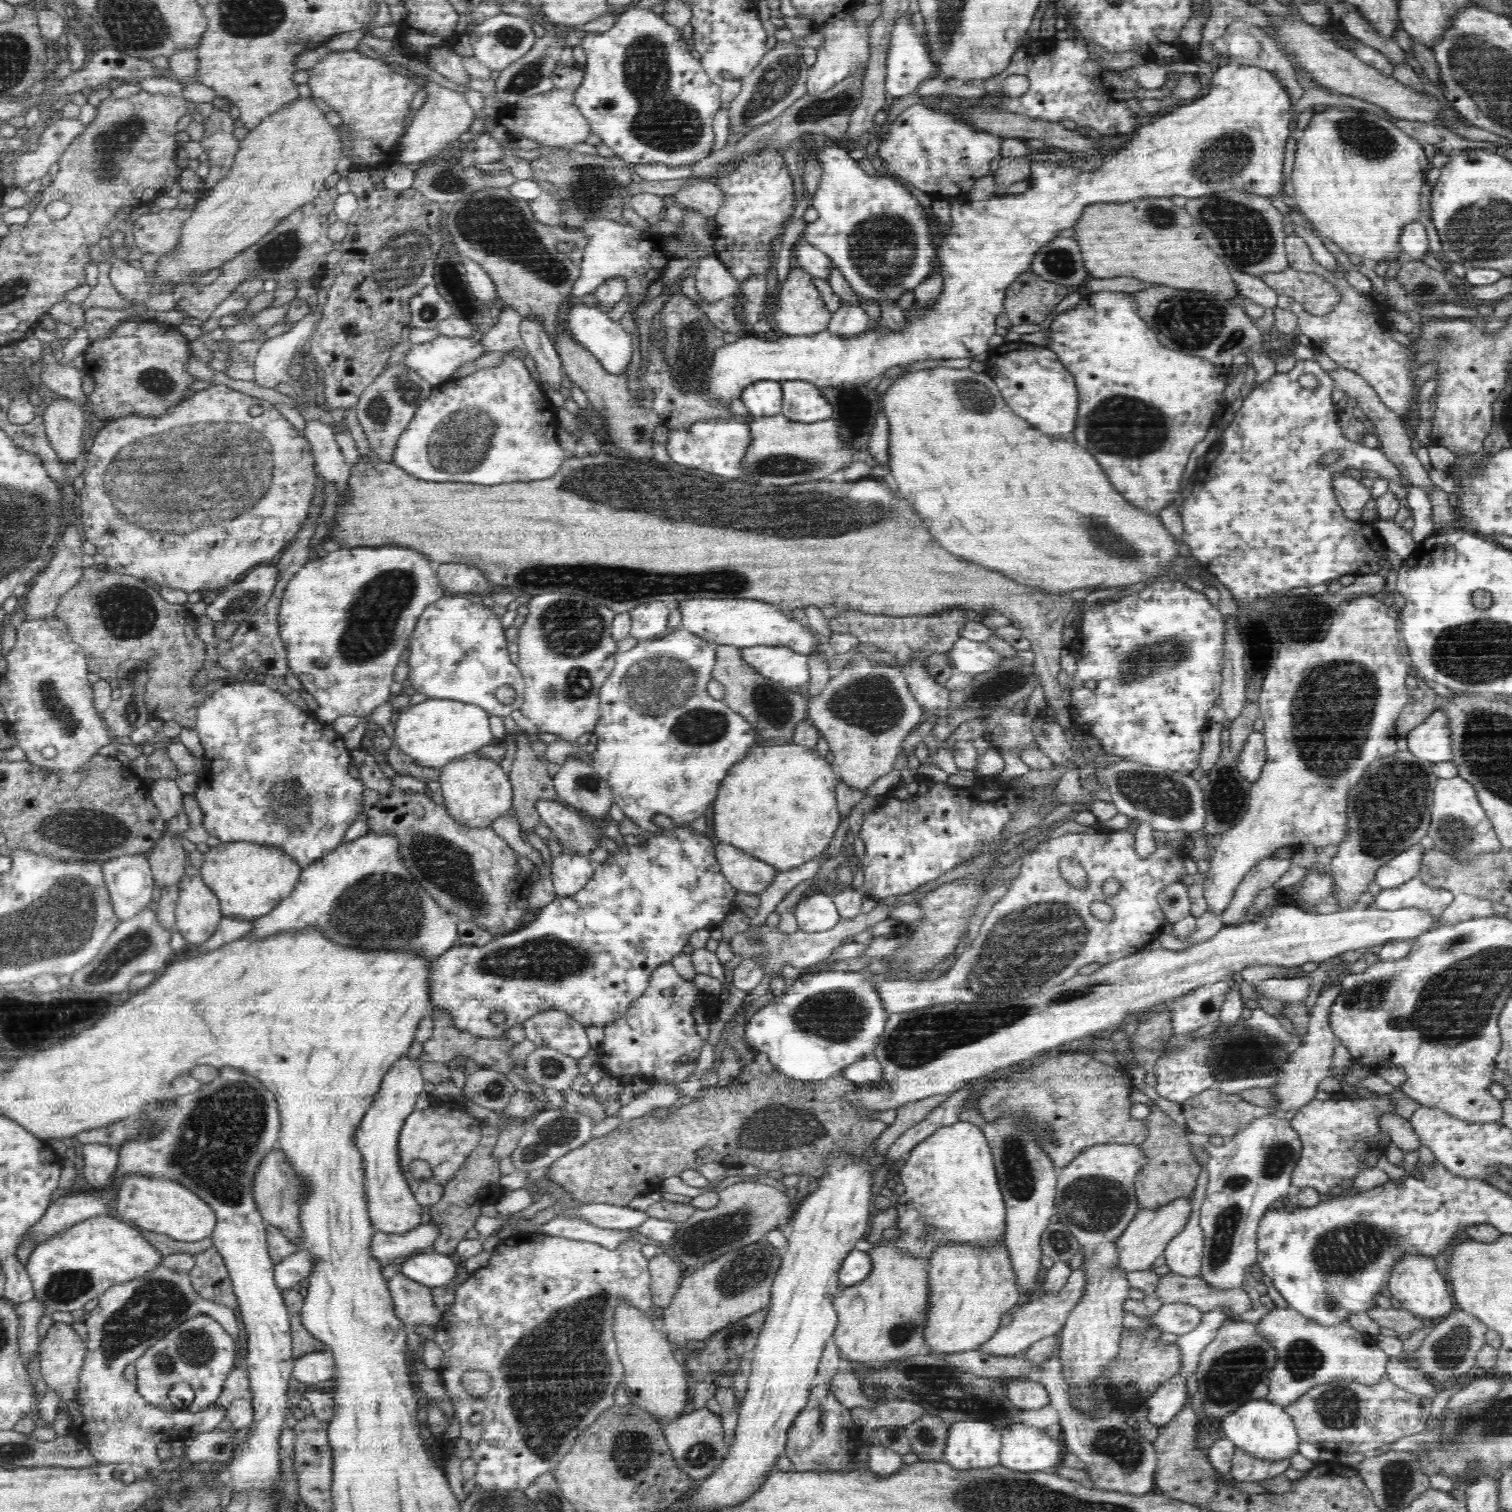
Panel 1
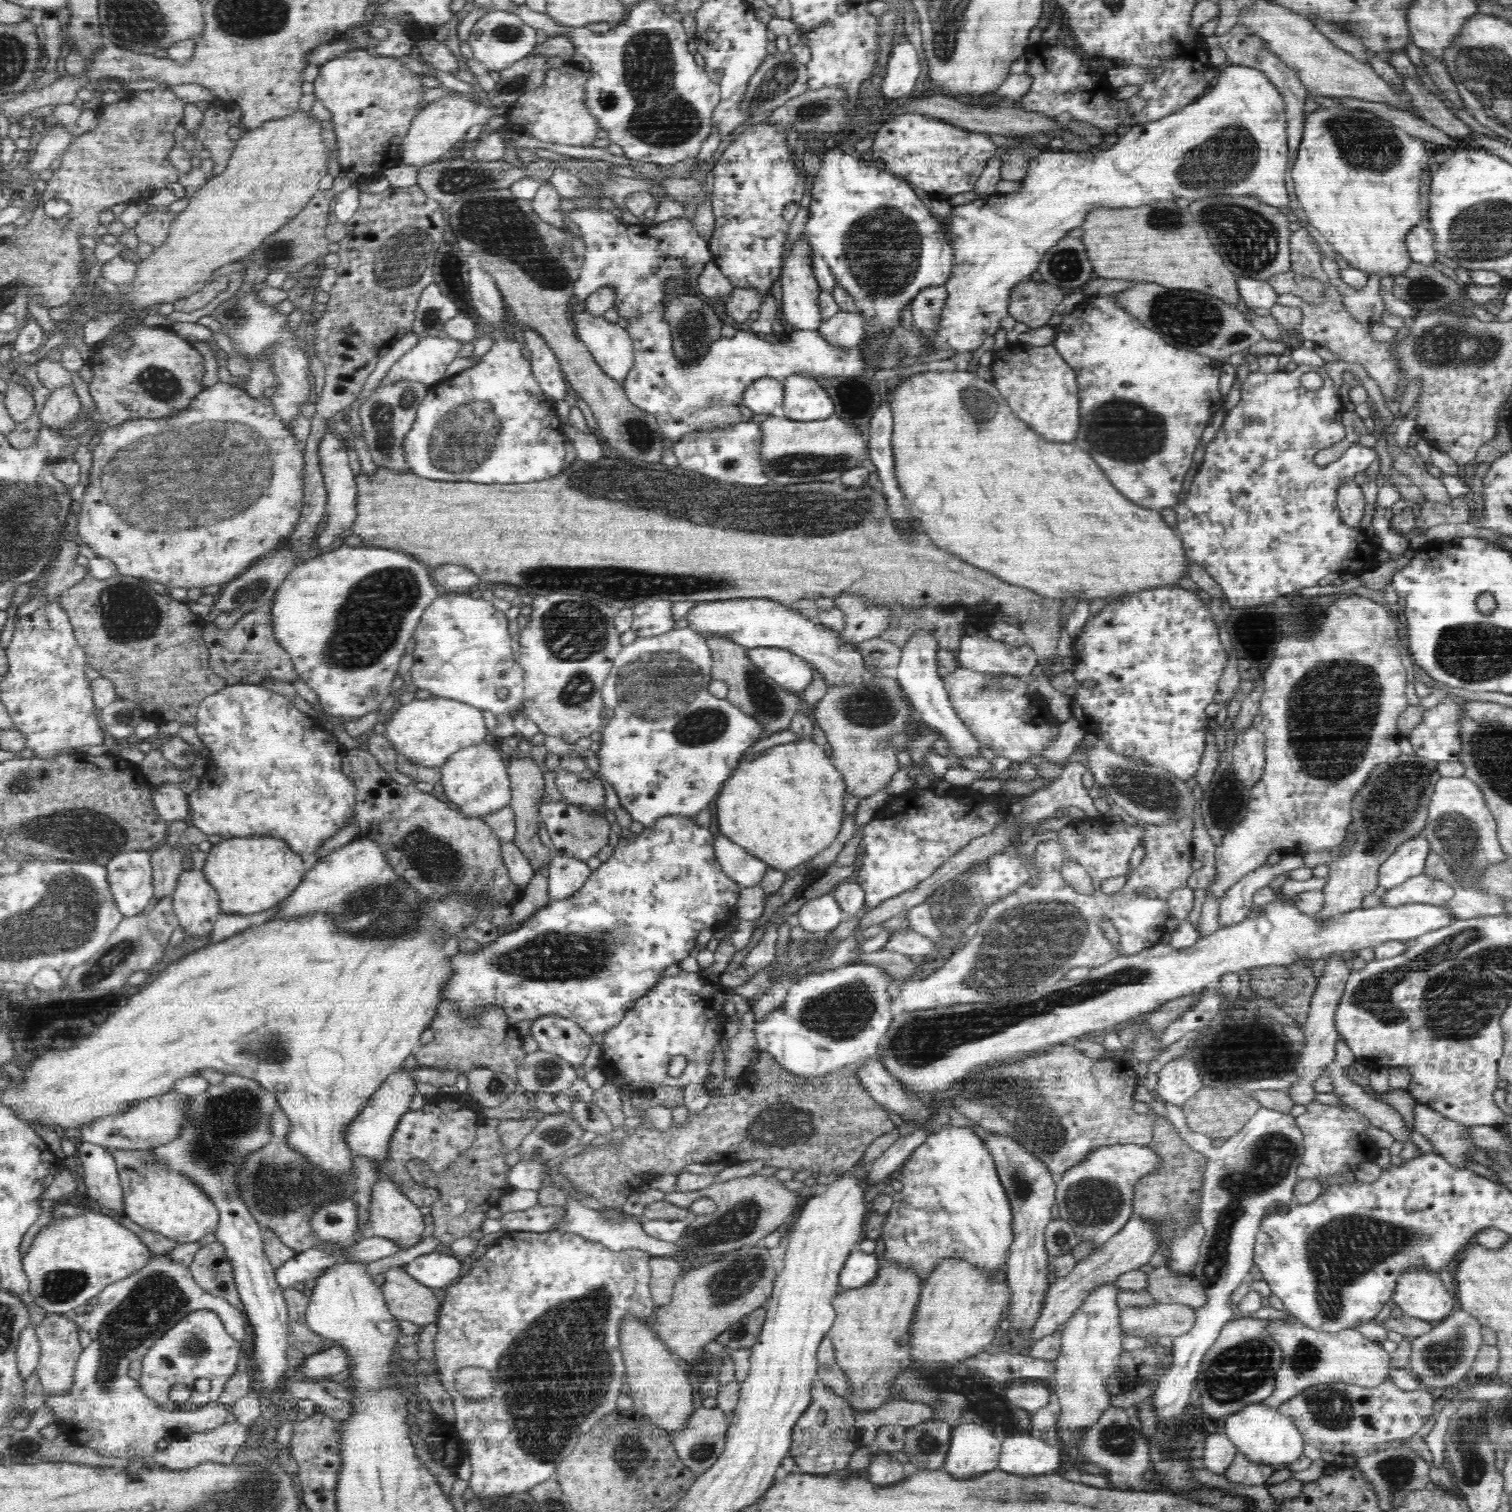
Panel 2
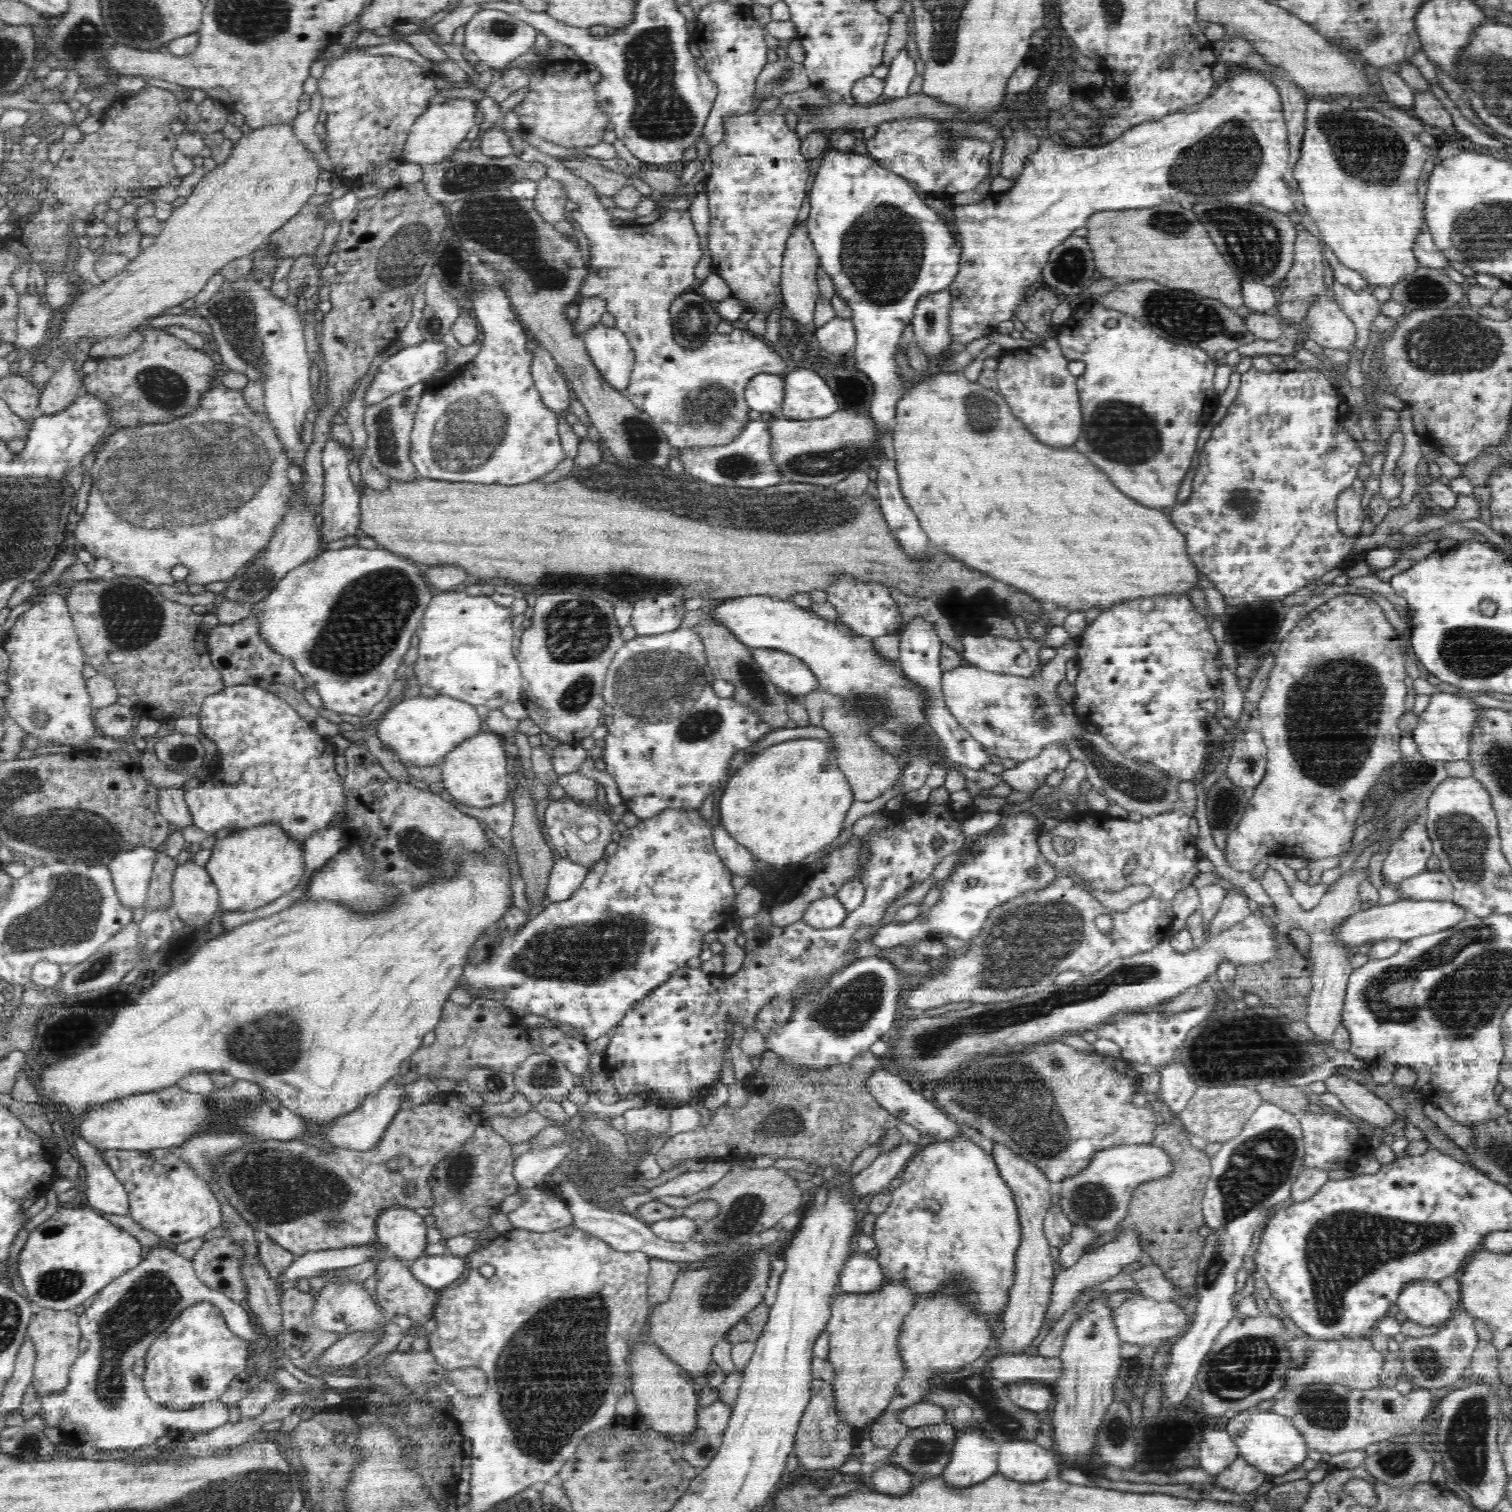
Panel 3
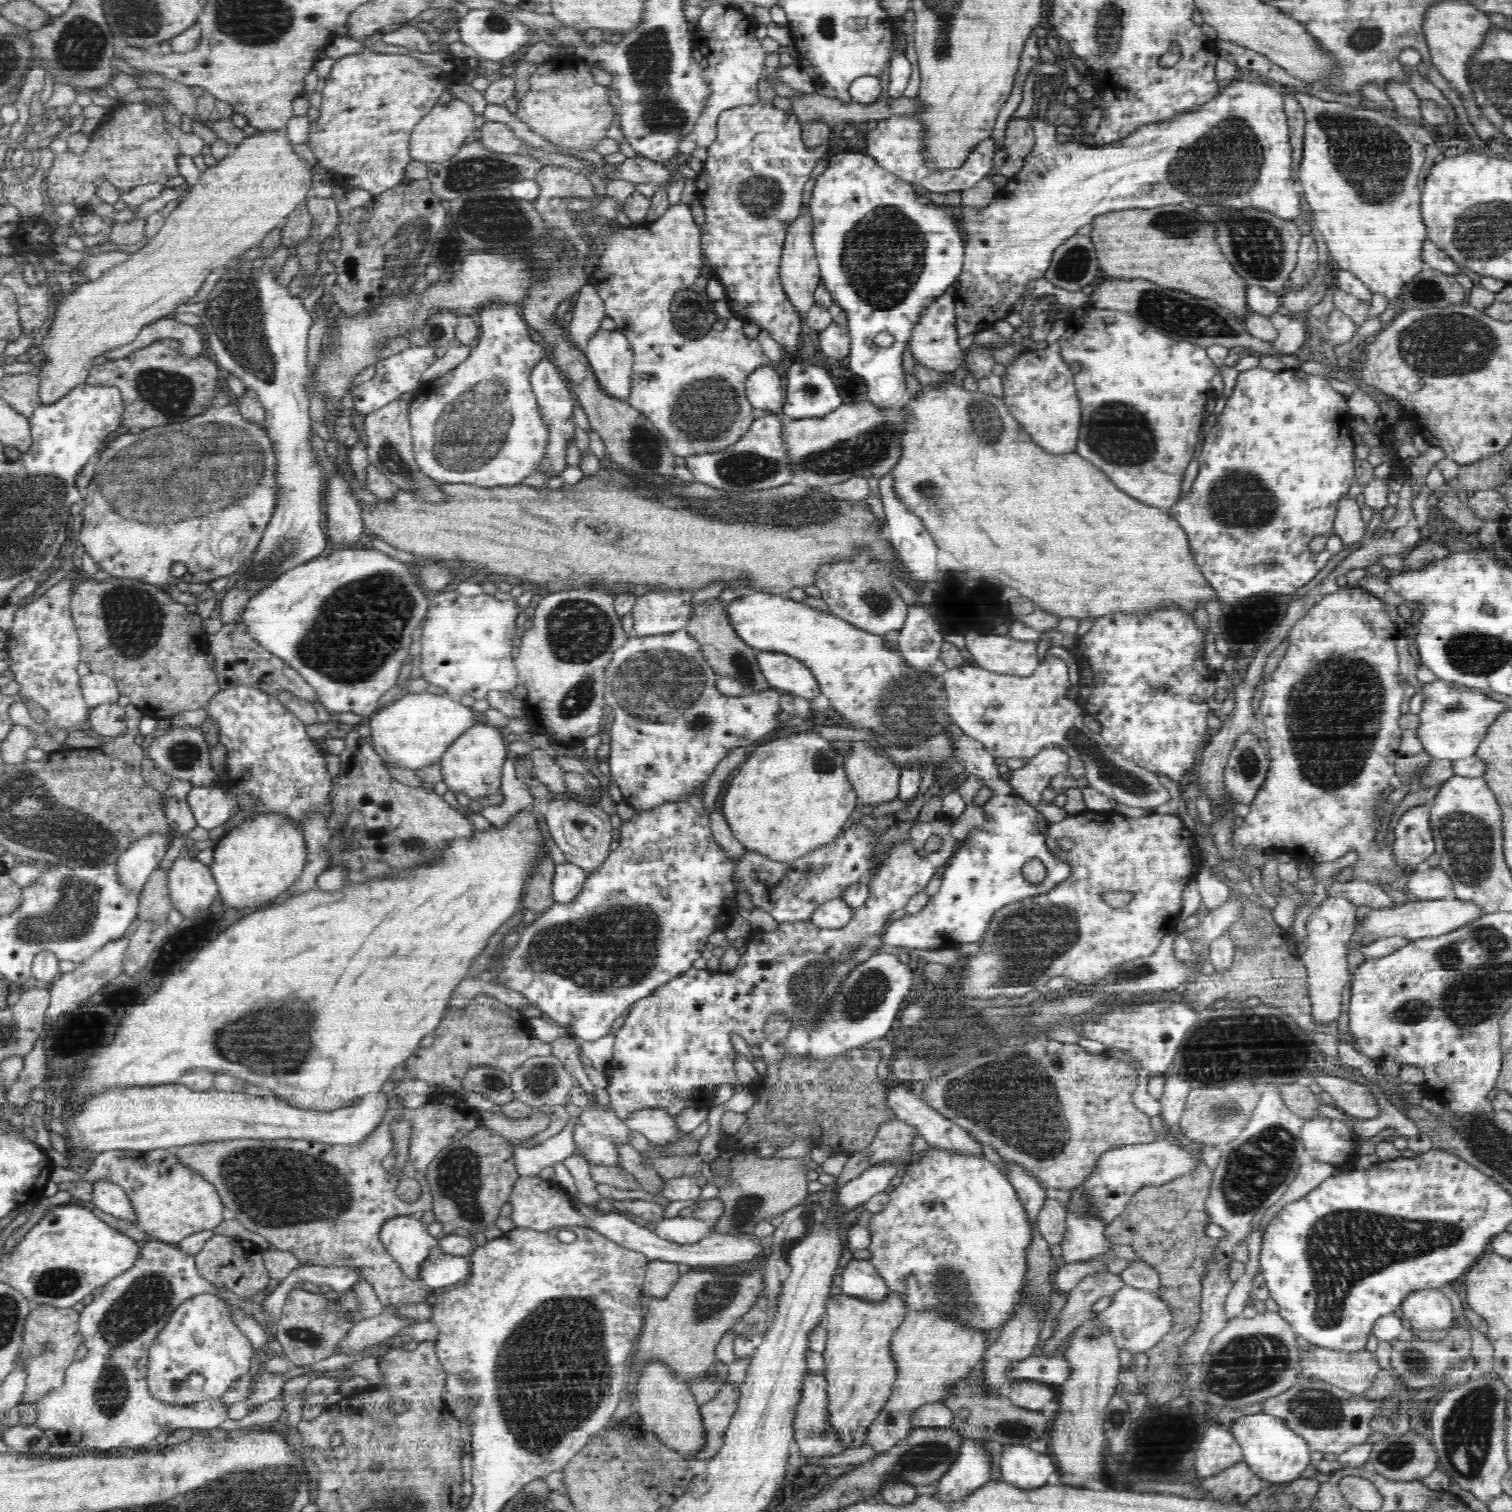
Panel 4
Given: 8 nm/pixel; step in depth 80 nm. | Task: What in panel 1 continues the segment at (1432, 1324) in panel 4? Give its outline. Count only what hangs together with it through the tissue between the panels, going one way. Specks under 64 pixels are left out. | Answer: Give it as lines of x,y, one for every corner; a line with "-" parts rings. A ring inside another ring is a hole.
1411,1254
1404,1256
1396,1266
1392,1267
1391,1272
1389,1294
1401,1302
1402,1309
1425,1319
1444,1318
1457,1308
1448,1282
1438,1273
1436,1264
1427,1256
1411,1256

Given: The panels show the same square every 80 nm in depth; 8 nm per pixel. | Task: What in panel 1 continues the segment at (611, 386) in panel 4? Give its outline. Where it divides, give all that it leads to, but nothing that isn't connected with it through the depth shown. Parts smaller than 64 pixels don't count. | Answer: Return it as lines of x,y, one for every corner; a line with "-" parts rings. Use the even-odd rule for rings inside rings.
584,303
574,304
565,319
568,320
568,328
575,341
585,346
600,361
606,372
620,375
625,371
632,358
632,338
618,320
610,317
606,310
586,306

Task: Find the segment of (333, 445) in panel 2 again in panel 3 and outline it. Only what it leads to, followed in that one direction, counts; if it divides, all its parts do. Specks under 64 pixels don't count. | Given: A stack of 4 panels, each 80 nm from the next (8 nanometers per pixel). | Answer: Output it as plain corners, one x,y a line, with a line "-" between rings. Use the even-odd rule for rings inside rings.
329,438
322,451
322,467
324,470
324,499
321,506
321,532
324,542
333,542
340,538
351,538
360,534
360,496
354,482
350,479
348,466
350,463
351,451
342,446
339,442

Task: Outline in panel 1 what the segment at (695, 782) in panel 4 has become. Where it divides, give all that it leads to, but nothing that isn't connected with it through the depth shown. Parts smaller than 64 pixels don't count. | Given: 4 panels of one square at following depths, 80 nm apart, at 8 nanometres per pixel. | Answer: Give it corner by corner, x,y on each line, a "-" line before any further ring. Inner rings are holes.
680,628
660,639
640,640
630,650
616,653
613,671
599,690
601,715
592,732
598,736
592,765
608,781
616,806
645,832
657,831
652,818
658,814
666,814
679,824
692,824
704,815
731,768
756,746
754,725
707,693
714,664
716,646

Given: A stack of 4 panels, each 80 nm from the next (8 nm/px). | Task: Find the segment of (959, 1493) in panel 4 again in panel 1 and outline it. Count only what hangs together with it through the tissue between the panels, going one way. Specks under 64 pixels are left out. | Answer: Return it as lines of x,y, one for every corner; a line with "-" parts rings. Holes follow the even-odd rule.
958,1422
948,1432
944,1462
960,1471
998,1466
1001,1434
1001,1430
988,1422

